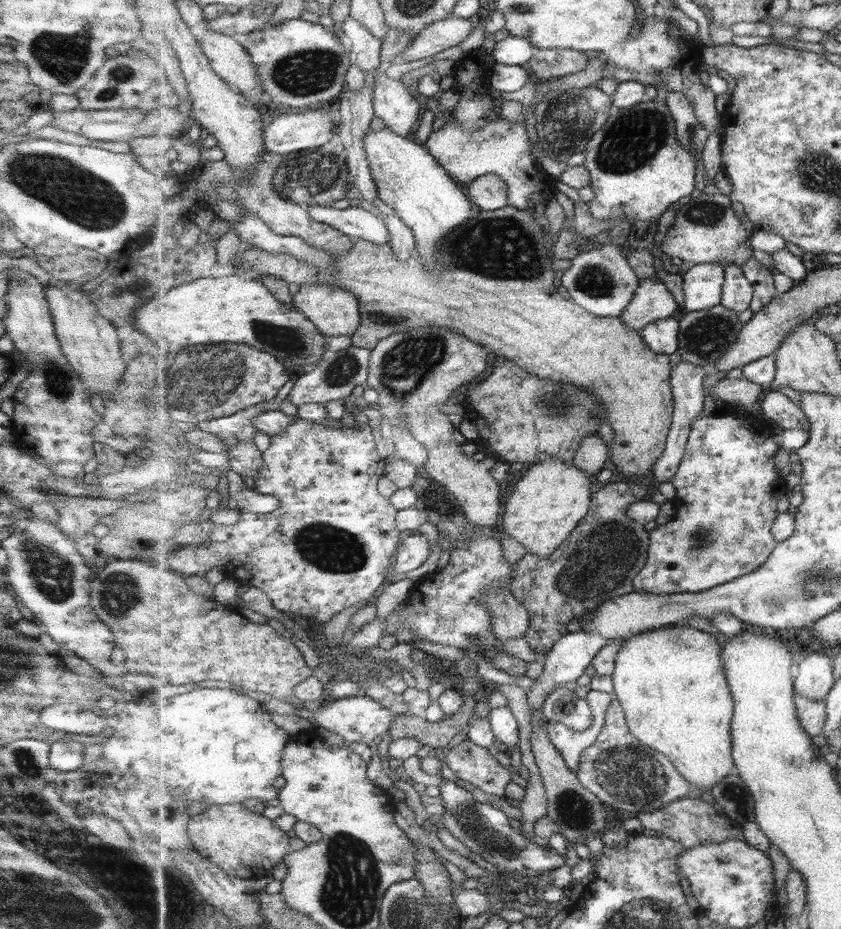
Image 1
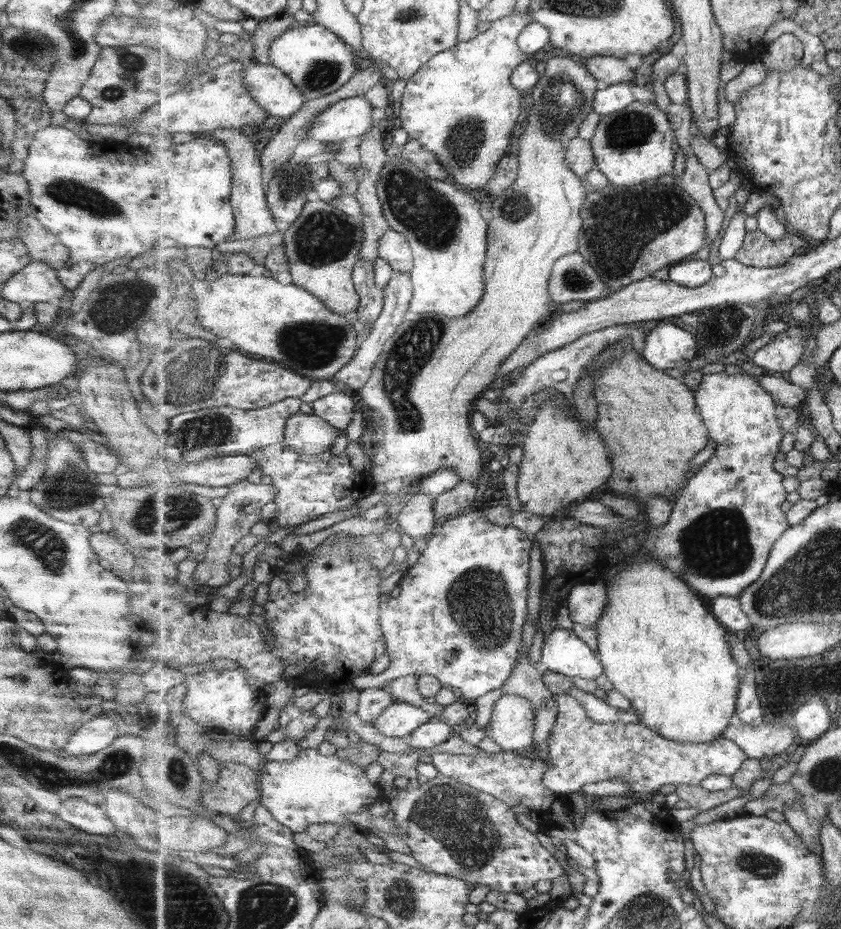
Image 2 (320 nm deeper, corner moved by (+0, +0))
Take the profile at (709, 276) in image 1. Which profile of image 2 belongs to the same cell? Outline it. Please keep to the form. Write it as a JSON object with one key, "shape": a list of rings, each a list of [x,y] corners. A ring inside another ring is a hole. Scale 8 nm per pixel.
{"shape":[[[689,258],[671,266],[671,280],[687,288],[699,288],[715,278],[712,264],[707,260]]]}

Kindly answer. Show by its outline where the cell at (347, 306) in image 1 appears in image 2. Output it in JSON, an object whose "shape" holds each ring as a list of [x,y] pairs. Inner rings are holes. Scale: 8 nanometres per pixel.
{"shape":[[[307,201],[301,216],[284,232],[284,247],[293,282],[316,294],[337,314],[352,316],[360,308],[353,269],[360,260],[365,231],[361,218],[344,214],[329,201]]]}

